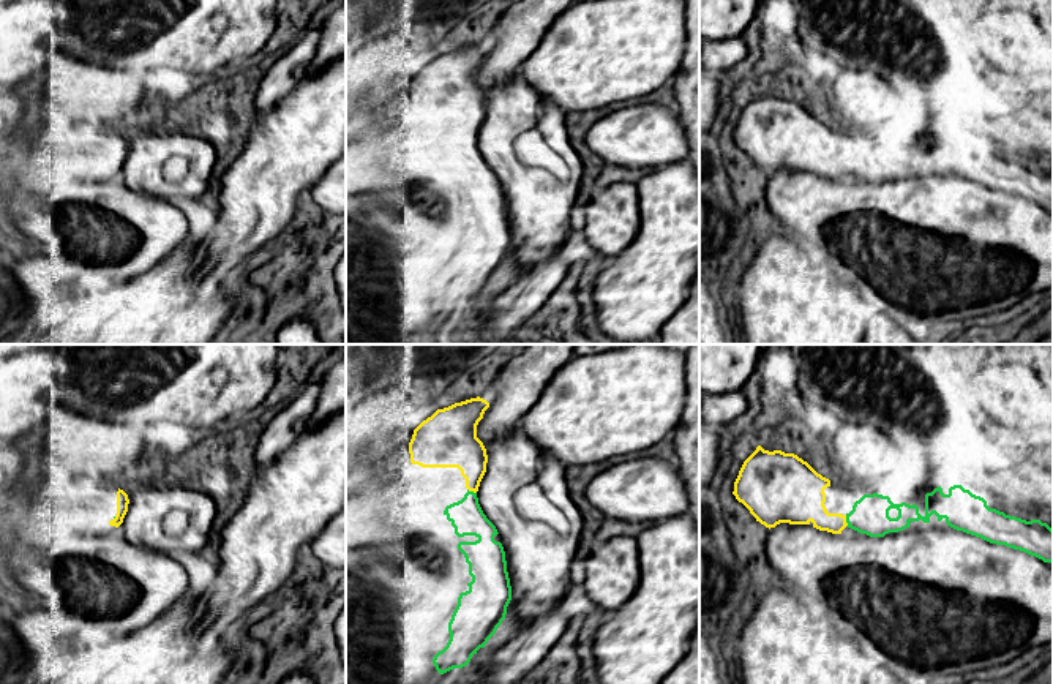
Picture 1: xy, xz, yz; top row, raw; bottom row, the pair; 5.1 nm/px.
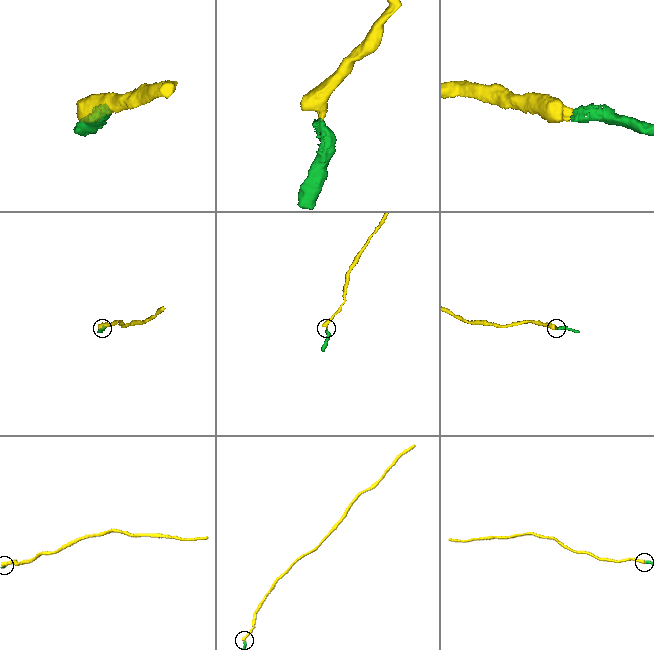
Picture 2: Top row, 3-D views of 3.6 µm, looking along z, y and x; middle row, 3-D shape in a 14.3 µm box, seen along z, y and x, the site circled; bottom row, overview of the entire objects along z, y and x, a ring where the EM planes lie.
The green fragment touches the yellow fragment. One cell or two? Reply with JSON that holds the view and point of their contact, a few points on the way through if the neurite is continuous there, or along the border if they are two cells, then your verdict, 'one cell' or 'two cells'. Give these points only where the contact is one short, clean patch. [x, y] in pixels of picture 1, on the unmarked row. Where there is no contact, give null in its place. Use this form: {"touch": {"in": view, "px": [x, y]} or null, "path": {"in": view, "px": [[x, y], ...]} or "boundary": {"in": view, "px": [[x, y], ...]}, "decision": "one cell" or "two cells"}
{"touch": {"in": "yz", "px": [846, 166]}, "path": {"in": "yz", "px": [[870, 160], [864, 165], [846, 166], [823, 166], [802, 146]]}, "decision": "one cell"}

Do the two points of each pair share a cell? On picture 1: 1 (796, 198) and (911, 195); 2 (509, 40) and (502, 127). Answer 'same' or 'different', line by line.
1: same
2: different

